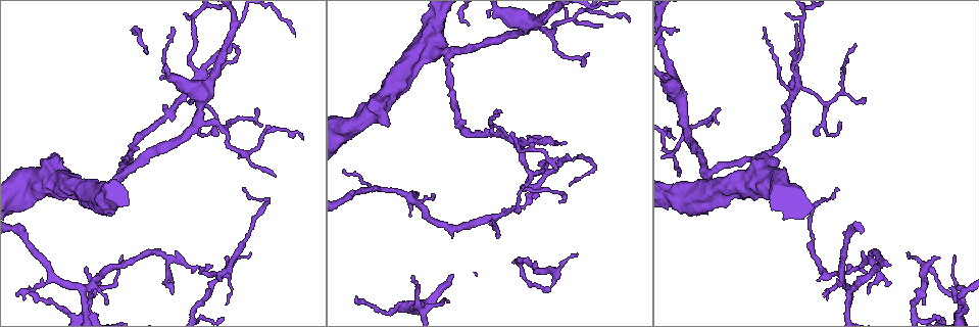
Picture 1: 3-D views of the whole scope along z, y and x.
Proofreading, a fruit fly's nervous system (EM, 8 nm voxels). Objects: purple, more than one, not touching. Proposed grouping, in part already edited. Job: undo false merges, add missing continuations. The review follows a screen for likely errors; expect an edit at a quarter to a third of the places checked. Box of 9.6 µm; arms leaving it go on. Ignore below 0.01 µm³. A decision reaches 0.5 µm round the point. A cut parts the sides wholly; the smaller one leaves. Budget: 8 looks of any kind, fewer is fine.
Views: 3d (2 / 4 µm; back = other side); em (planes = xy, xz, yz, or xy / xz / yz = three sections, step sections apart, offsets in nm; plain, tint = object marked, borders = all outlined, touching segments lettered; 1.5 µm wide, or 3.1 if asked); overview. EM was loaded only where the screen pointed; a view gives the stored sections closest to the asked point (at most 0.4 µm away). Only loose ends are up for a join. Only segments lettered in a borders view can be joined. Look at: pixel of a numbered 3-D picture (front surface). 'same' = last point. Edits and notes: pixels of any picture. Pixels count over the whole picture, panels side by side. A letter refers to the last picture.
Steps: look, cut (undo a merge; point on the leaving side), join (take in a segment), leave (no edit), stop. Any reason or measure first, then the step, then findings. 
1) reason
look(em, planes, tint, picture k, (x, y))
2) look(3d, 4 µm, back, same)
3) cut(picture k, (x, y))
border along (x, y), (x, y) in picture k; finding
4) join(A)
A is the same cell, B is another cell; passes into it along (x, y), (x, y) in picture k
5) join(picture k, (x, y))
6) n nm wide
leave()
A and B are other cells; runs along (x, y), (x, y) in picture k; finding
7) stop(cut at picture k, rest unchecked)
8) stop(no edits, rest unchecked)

look(3d, 4 µm, picture 1, (29, 288))

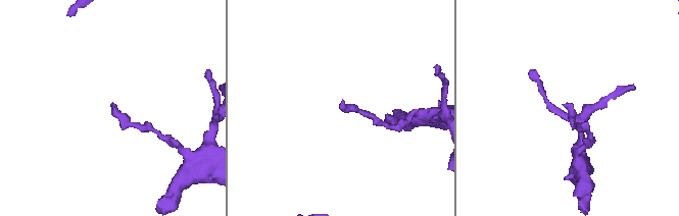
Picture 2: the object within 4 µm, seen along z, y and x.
shape alone is not enough
look(em, planes, borders, picture 2, (563, 104))

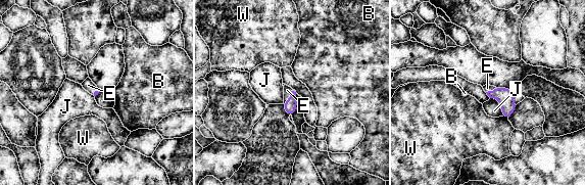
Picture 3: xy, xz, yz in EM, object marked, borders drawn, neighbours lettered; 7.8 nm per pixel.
join(E)
E is the same cell, B, J and W are other cells; passes into it along (290, 105), (289, 96), (287, 90) in picture 3; it goes on there

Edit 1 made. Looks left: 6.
see it whole again
look(overview)

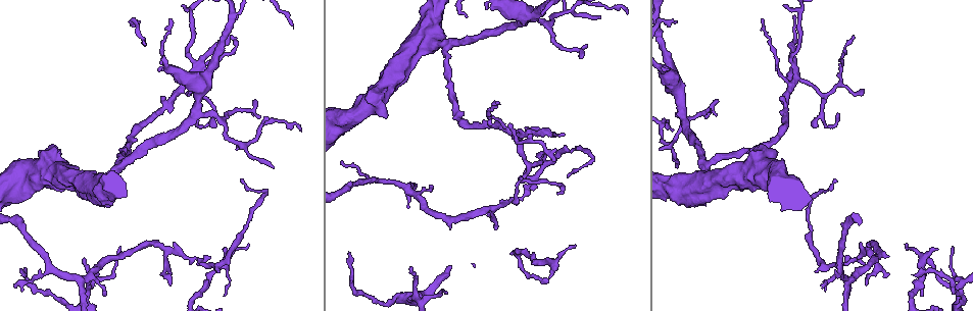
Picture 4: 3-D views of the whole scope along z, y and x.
thin end
look(em, xz, step 4, borders, picture 4, (834, 183))

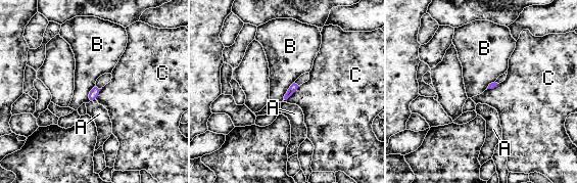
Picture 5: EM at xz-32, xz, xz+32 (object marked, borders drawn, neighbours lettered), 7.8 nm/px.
C touches over 170 nm
leave()
A, B and C are other cells; none of them fits

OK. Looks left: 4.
sharp bend
look(em, planes, tint, picture 4, (823, 94))

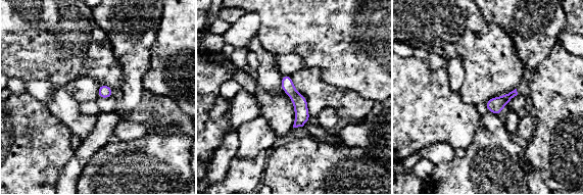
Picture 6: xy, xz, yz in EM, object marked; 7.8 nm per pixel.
what lies round it
look(em, planes, borders, same)

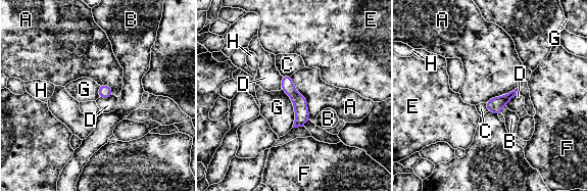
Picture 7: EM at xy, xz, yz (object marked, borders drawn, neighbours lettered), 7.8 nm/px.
leave()
A, B, C, D, E, F, G and H are other cells; runs along (284, 78), (300, 103), (300, 124) in picture 7; all the same neuron

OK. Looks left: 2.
stop(join at picture 3, rest unchecked)

